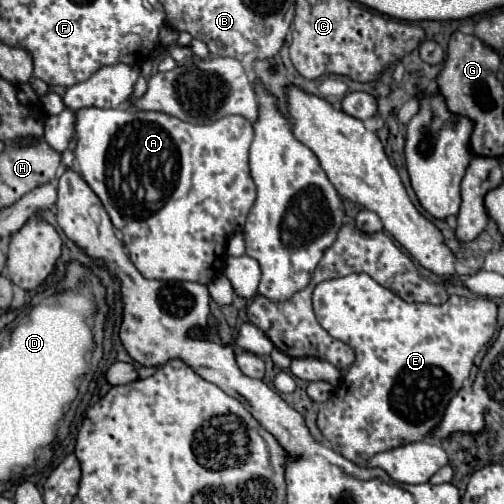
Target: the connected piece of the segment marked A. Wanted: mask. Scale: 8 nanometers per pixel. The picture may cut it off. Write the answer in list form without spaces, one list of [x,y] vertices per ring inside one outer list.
[[[86,108],[86,110],[78,110],[78,120],[76,120],[76,136],[78,136],[78,146],[76,146],[76,170],[80,172],[80,176],[86,180],[86,184],[94,190],[94,194],[100,198],[102,206],[106,208],[106,212],[110,214],[110,220],[114,224],[116,230],[122,232],[124,244],[128,246],[130,252],[130,260],[132,264],[140,270],[140,274],[144,278],[156,278],[156,280],[192,280],[192,282],[200,282],[200,284],[208,284],[210,280],[214,280],[218,274],[222,274],[224,270],[224,258],[226,258],[226,242],[230,238],[230,234],[234,234],[236,230],[244,228],[244,220],[256,200],[256,186],[250,178],[250,168],[248,168],[248,150],[254,138],[254,130],[252,124],[242,118],[242,116],[224,116],[212,124],[190,124],[184,122],[180,118],[174,118],[170,114],[164,112],[144,112],[144,110],[136,110],[136,112],[128,112],[128,110],[118,110],[118,108],[110,108],[110,110],[102,110],[102,108]]]

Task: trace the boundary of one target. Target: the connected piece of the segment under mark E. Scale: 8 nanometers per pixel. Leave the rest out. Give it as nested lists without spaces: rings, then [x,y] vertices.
[[[348,274],[344,278],[332,278],[332,280],[324,280],[320,282],[316,288],[314,288],[314,296],[312,296],[312,302],[314,302],[314,314],[318,318],[318,322],[322,324],[322,328],[332,336],[332,338],[338,338],[342,340],[344,344],[348,344],[354,352],[356,352],[356,360],[354,364],[350,366],[350,370],[346,372],[346,376],[342,378],[340,386],[336,388],[336,392],[332,394],[332,398],[324,404],[320,404],[320,412],[318,412],[318,428],[322,432],[322,436],[332,444],[332,448],[336,448],[336,452],[340,452],[344,458],[352,460],[354,464],[360,464],[364,466],[364,462],[368,462],[372,456],[376,456],[378,452],[384,452],[384,450],[392,450],[400,444],[406,444],[406,442],[418,442],[418,440],[424,440],[428,436],[428,432],[442,420],[444,416],[444,408],[448,406],[450,398],[462,388],[462,382],[468,378],[470,374],[470,368],[474,364],[474,358],[476,354],[492,340],[494,336],[494,330],[496,330],[496,304],[492,300],[486,300],[486,298],[464,298],[464,296],[450,296],[446,304],[440,304],[440,306],[432,306],[432,304],[410,304],[410,302],[404,302],[400,300],[400,296],[396,296],[394,292],[382,288],[380,284],[376,284],[368,274]]]

